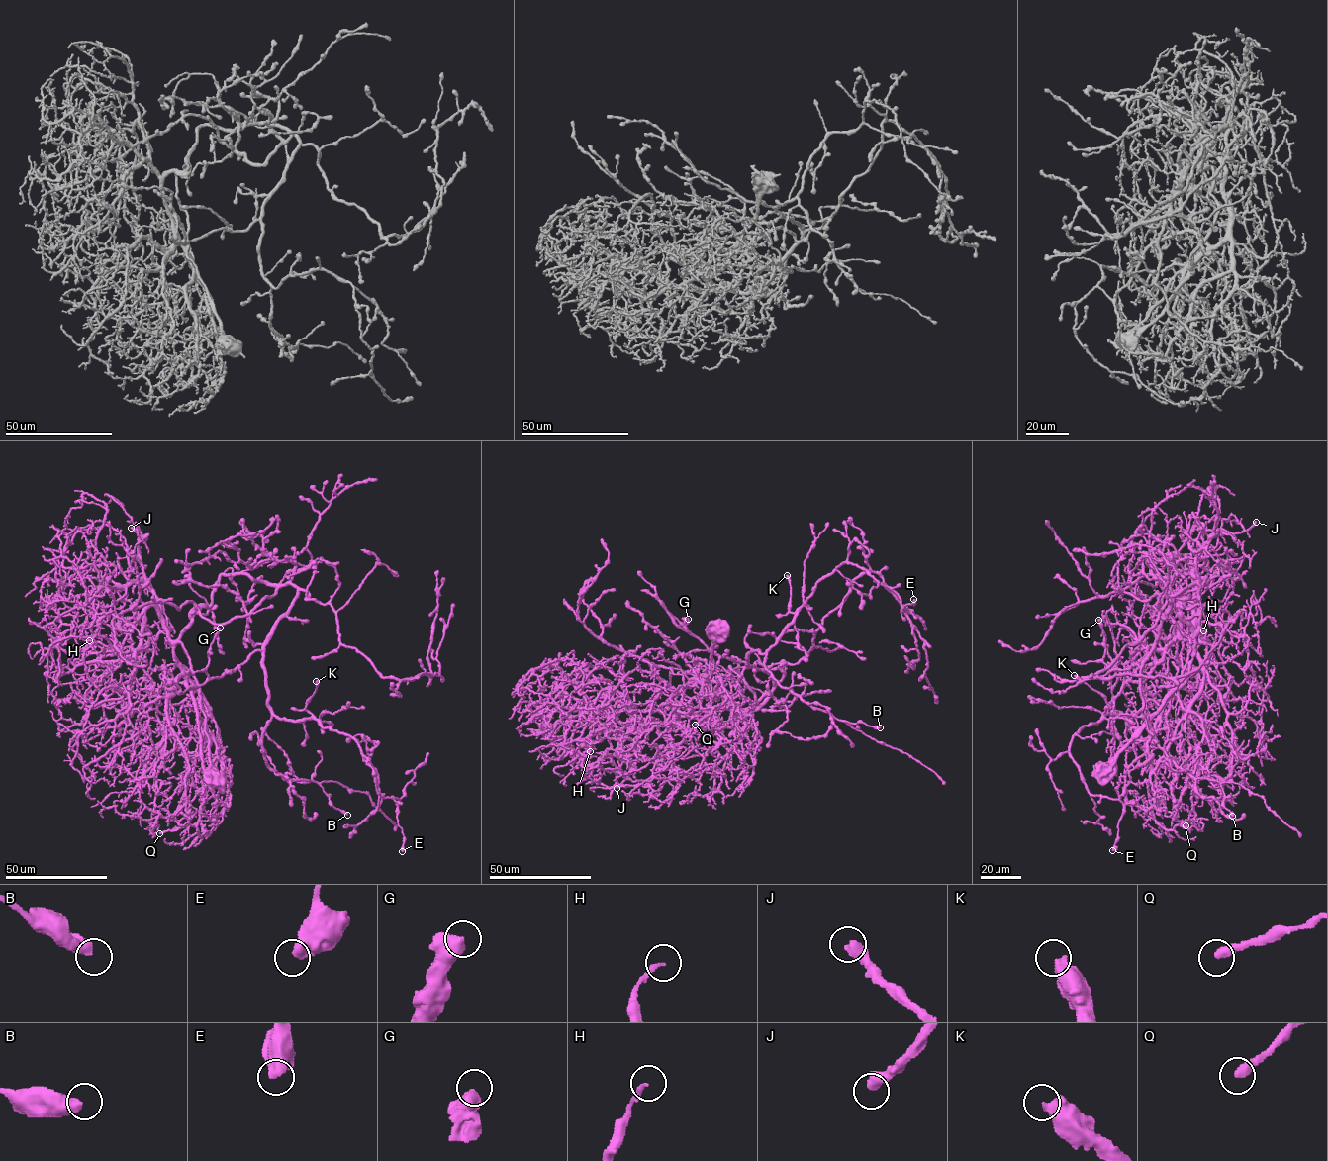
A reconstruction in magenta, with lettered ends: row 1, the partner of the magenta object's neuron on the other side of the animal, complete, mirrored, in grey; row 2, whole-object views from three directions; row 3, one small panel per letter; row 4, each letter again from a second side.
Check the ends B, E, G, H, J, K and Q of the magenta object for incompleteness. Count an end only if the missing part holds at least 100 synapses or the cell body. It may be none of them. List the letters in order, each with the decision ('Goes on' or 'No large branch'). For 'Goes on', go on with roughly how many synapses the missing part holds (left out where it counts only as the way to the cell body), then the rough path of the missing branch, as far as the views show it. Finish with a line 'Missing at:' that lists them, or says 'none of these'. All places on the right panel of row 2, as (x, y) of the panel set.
B: No large branch
E: No large branch
G: No large branch
H: No large branch
J: Goes on. Roughly 110 synapses
K: No large branch
Q: No large branch
Missing at: J

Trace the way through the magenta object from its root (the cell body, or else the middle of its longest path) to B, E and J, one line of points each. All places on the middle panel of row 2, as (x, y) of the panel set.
B: (719, 627), (699, 704), (673, 720), (755, 710), (774, 681), (747, 663), (759, 650), (812, 707), (880, 727)
E: (719, 627), (699, 704), (673, 720), (759, 707), (774, 680), (750, 652), (843, 563), (913, 599)
J: (719, 627), (698, 705), (666, 723), (615, 733), (629, 768), (616, 788)

